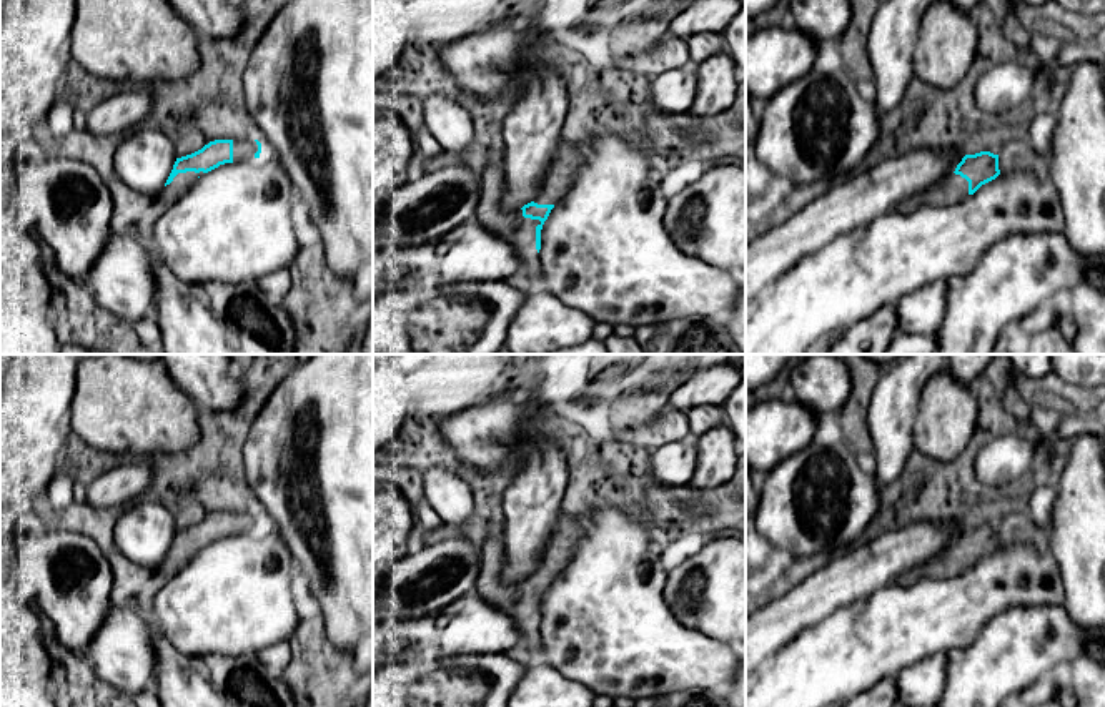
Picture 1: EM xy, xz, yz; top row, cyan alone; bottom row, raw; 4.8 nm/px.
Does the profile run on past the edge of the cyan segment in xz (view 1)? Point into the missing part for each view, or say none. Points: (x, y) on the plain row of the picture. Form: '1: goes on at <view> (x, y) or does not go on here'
1: goes on at xz (520, 604)

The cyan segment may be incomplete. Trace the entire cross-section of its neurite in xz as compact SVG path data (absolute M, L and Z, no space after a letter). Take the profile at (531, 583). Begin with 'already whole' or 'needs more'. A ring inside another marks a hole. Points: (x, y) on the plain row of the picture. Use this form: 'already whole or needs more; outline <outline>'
needs more; outline M561 514L536 572L516 584L504 584L501 581L501 566L504 562L503 526L481 549L483 569L476 581L478 596L513 619L523 642L529 649L534 649L539 642L538 625L541 622L543 597L554 577L567 564L579 537L579 521Z

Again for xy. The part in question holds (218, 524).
needs more; outline M215 512L201 522L176 531L165 559L156 567L145 567L111 551L108 561L113 572L111 604L135 609L153 617L155 592L163 587L200 549L225 536L260 531L258 512Z

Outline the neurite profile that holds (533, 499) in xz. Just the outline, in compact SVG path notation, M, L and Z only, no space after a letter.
M557 439L529 446L503 501L504 562L501 581L516 584L536 572L559 519L567 487L566 451Z

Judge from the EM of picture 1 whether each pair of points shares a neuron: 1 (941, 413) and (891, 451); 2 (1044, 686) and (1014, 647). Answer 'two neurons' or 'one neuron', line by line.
1: two neurons
2: two neurons

